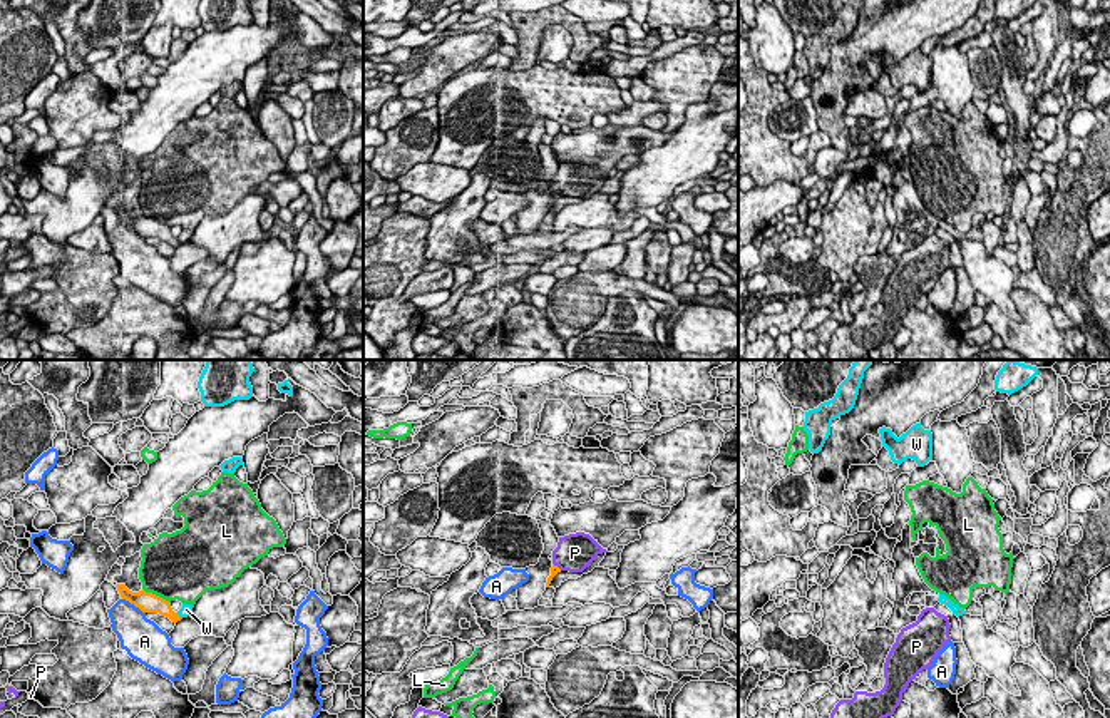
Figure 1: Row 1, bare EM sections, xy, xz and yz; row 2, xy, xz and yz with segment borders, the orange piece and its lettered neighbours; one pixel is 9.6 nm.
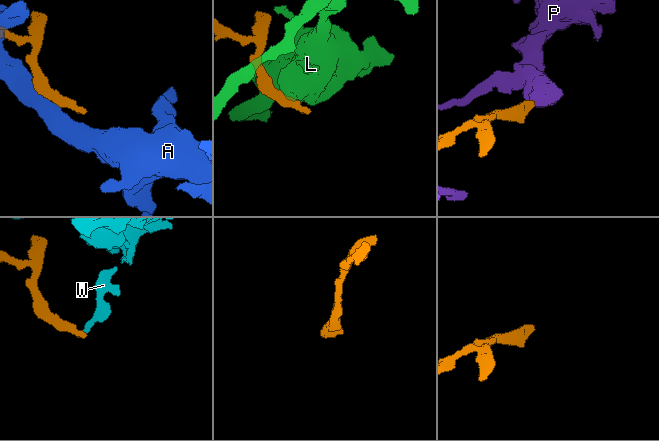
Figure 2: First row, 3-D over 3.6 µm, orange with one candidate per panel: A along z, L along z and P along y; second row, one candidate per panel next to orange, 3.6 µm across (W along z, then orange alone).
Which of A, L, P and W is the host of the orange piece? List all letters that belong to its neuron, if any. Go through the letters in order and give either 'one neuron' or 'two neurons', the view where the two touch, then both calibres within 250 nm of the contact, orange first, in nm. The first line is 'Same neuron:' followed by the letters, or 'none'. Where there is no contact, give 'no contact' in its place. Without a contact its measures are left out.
Same neuron: P
A: two neurons; contact in xy; calibres 190 and 340 nm
L: two neurons; contact in xy; calibres 190 and 480 nm
P: one neuron; contact in xz; calibres 90 and 360 nm
W: two neurons; contact in xy; calibres 160 and 120 nm

